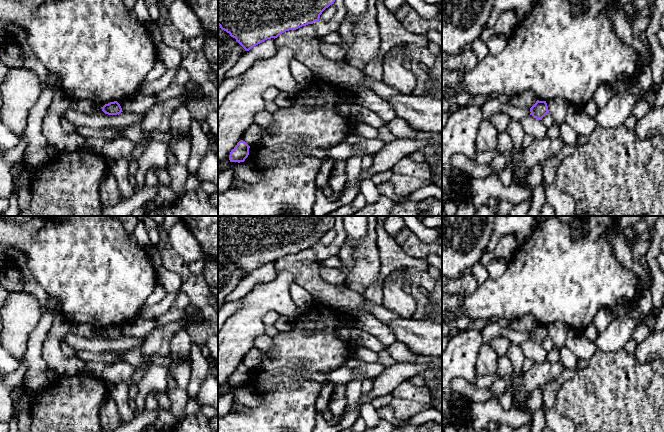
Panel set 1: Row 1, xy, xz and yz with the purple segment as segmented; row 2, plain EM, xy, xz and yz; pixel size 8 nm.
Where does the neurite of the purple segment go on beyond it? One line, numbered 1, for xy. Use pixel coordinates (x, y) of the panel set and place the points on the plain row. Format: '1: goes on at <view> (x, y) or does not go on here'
1: does not go on here

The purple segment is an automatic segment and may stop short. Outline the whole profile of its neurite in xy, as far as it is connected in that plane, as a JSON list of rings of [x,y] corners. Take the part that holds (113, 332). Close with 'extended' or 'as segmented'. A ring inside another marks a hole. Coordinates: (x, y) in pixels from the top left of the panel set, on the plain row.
[[[117,325],[105,328],[101,332],[102,332],[102,335],[108,339],[117,339],[123,336],[120,328]]]; as segmented

